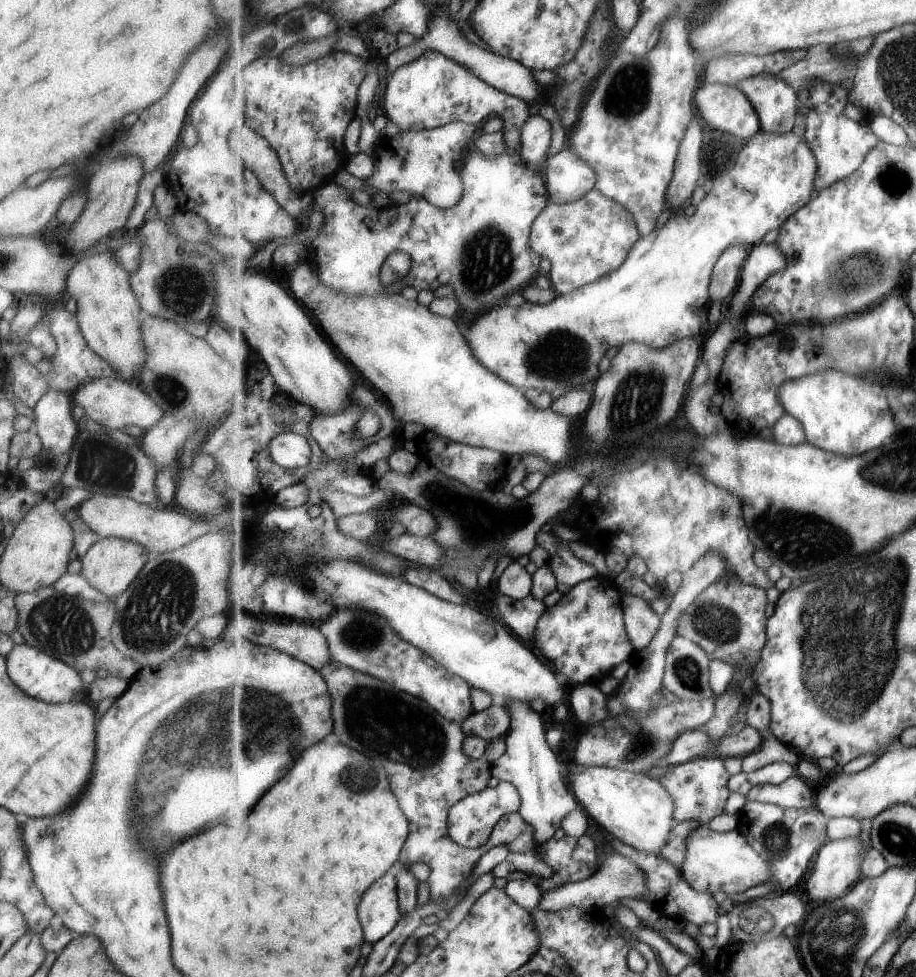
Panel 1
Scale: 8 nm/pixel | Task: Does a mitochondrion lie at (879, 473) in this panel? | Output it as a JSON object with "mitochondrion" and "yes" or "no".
{"mitochondrion":"yes"}

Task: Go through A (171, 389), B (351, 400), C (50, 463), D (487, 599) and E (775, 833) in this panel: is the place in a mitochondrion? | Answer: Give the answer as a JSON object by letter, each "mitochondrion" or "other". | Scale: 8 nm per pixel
{"A":"mitochondrion","B":"other","C":"mitochondrion","D":"other","E":"mitochondrion"}

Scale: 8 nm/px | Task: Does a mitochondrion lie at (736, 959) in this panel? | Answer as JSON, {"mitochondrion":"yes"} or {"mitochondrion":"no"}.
{"mitochondrion":"no"}

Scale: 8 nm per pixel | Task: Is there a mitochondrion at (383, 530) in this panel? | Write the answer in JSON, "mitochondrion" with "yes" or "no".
{"mitochondrion":"no"}

